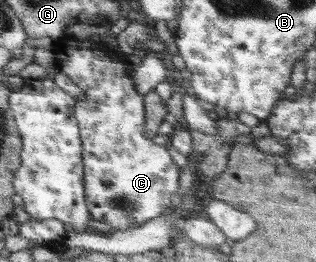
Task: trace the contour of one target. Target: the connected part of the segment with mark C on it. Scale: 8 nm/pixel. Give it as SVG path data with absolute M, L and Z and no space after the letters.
M67 35L53 40L51 51L57 70L65 73L85 95L83 100L75 102L75 118L82 143L85 200L90 215L96 221L111 225L112 231L136 229L154 217L161 217L178 189L179 167L172 162L170 153L164 151L164 146L148 141L144 135L145 97L135 86L133 68L129 68L126 54L112 51L101 42L90 41L90 38L79 40Z

